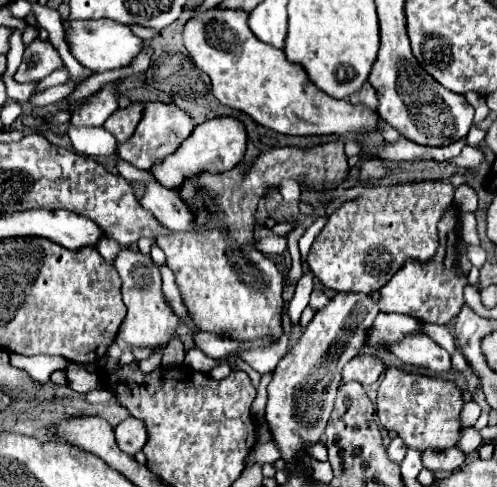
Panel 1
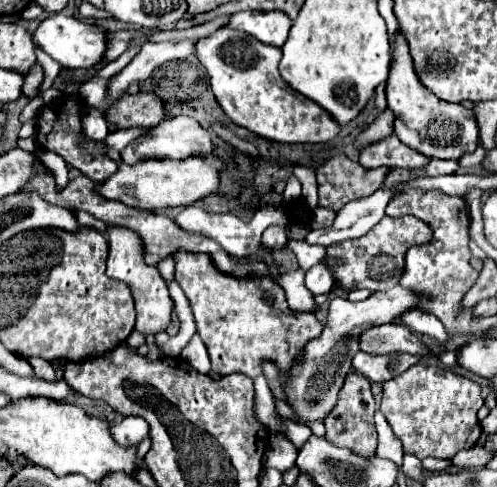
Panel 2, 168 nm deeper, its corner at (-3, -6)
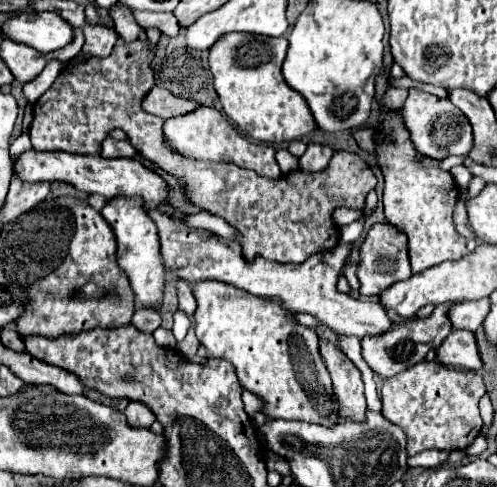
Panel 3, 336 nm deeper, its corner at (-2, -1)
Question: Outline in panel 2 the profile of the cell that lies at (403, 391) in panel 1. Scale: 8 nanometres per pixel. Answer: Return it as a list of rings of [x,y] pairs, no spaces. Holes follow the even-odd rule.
[[[421,362],[383,382],[381,412],[395,436],[401,440],[403,452],[413,454],[419,460],[427,456],[453,458],[459,450],[475,446],[481,436],[481,424],[477,420],[477,410],[481,406],[481,386],[465,376],[441,368],[439,364]]]

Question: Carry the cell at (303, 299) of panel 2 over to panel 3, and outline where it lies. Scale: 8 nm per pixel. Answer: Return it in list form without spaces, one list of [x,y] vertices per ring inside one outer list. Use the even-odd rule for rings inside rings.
[[[148,209],[148,215],[158,227],[164,267],[174,277],[186,279],[190,283],[214,279],[244,289],[258,297],[266,297],[266,299],[278,297],[284,309],[294,313],[298,311],[310,313],[316,319],[320,319],[324,325],[328,325],[332,331],[346,337],[358,337],[358,339],[376,337],[390,331],[390,327],[394,327],[394,321],[390,321],[390,317],[378,303],[372,301],[364,303],[352,299],[346,293],[336,291],[340,267],[344,265],[344,259],[350,253],[352,245],[338,245],[336,249],[330,249],[330,253],[314,253],[314,257],[308,257],[304,263],[274,263],[274,261],[266,261],[264,257],[254,257],[250,261],[244,257],[242,247],[238,243],[224,241],[222,237],[210,231],[192,229],[184,223],[184,219],[172,217],[168,213],[160,213],[158,209]]]

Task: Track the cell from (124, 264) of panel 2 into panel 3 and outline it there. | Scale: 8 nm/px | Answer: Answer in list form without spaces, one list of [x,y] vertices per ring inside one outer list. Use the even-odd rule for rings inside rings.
[[[116,197],[114,201],[108,201],[106,207],[102,209],[102,217],[108,221],[116,235],[118,251],[116,259],[122,271],[130,279],[130,287],[136,295],[136,303],[144,309],[158,309],[162,299],[164,299],[164,265],[160,257],[160,245],[158,245],[158,233],[154,227],[154,221],[148,217],[144,211],[142,199],[124,199]]]

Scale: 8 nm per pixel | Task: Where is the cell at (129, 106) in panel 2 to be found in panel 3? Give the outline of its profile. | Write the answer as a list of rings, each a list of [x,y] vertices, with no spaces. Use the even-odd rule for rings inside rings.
[[[154,87],[142,99],[142,109],[146,113],[158,115],[162,119],[170,119],[170,117],[184,115],[184,113],[190,113],[190,111],[198,109],[198,103],[188,101],[188,99],[180,99],[180,97],[174,97],[168,89]]]

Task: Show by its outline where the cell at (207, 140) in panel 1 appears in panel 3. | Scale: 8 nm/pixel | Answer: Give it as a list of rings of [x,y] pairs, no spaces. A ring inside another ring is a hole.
[[[26,151],[18,161],[12,161],[12,173],[18,173],[22,181],[66,181],[72,183],[76,189],[84,193],[98,193],[106,201],[114,197],[140,197],[144,203],[164,203],[168,197],[168,183],[154,173],[152,169],[144,167],[136,159],[118,157],[118,159],[104,159],[104,157],[86,157],[86,155],[72,155],[64,151]]]

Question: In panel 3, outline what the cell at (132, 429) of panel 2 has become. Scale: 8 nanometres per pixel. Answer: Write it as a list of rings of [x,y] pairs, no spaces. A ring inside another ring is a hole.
[[[130,401],[130,403],[128,403],[124,415],[126,415],[130,427],[150,427],[150,425],[156,421],[154,413],[152,413],[146,405],[136,403],[136,401]]]

